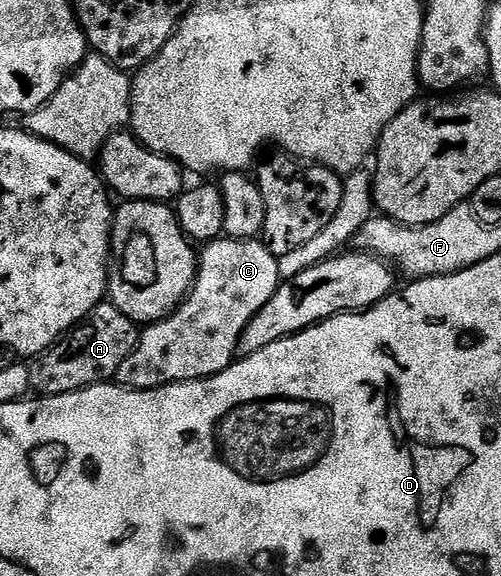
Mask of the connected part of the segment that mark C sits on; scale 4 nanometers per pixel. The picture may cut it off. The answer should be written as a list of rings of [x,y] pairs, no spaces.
[[[226,172],[220,176],[217,183],[221,192],[224,207],[224,234],[227,237],[215,239],[206,244],[198,256],[197,278],[186,300],[177,310],[157,323],[150,323],[141,332],[141,339],[137,347],[119,365],[115,379],[120,386],[131,391],[150,391],[156,387],[166,387],[172,383],[190,383],[196,379],[211,379],[223,369],[235,362],[237,342],[243,329],[252,321],[259,311],[274,296],[281,284],[278,273],[278,258],[273,256],[268,247],[257,241],[243,241],[257,234],[265,228],[266,211],[263,209],[261,191],[254,180],[246,178],[242,172]]]

